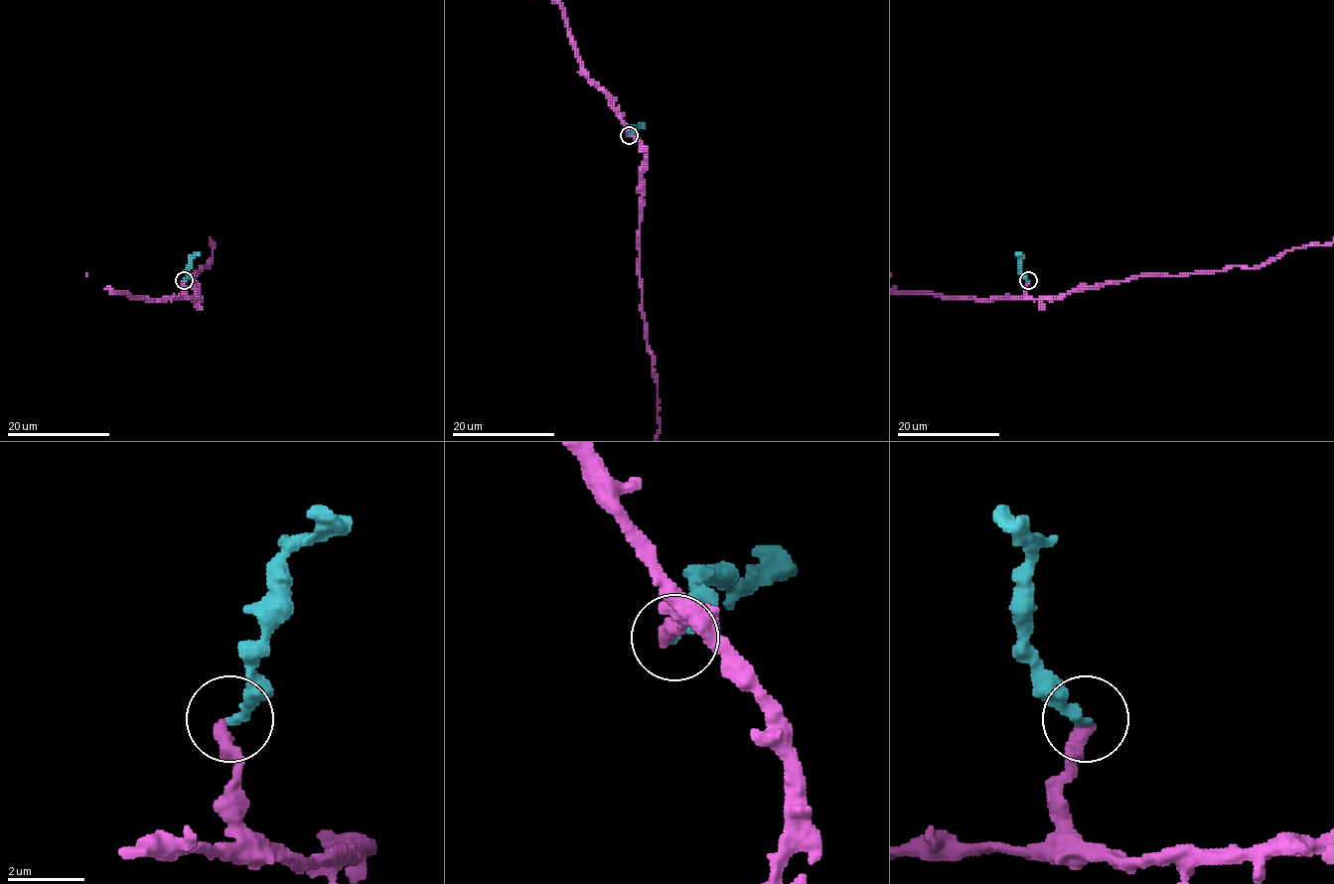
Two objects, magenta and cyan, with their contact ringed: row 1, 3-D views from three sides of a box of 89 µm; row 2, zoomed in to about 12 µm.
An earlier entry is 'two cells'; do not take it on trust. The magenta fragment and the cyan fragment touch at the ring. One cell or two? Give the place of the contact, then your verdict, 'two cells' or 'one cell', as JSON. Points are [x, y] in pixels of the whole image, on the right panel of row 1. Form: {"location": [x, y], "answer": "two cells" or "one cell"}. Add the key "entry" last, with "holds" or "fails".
{"location": [1028, 280], "answer": "one cell", "entry": "fails"}

